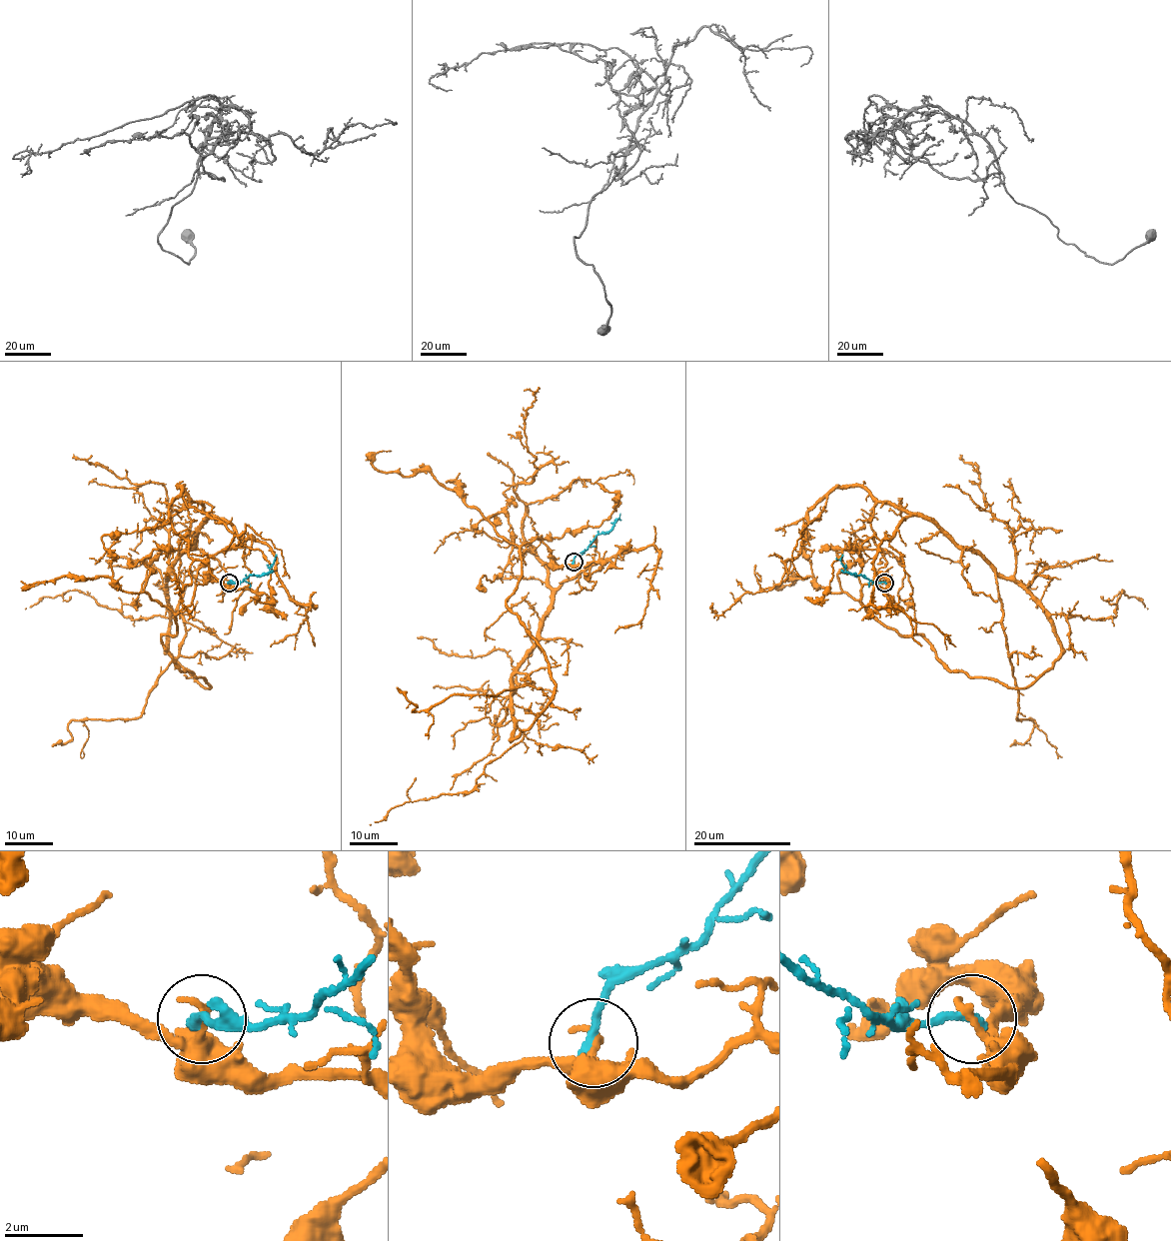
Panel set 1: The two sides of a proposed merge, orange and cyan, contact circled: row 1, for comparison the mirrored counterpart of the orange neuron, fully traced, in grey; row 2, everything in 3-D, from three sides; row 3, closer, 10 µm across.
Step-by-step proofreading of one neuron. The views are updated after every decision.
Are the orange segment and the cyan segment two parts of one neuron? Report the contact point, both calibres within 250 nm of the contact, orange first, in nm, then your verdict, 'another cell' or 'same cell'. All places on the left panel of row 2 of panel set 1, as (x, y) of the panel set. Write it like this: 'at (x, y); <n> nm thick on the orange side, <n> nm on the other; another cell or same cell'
at (229, 583); 320 nm thick on the orange side, 280 nm on the other; another cell

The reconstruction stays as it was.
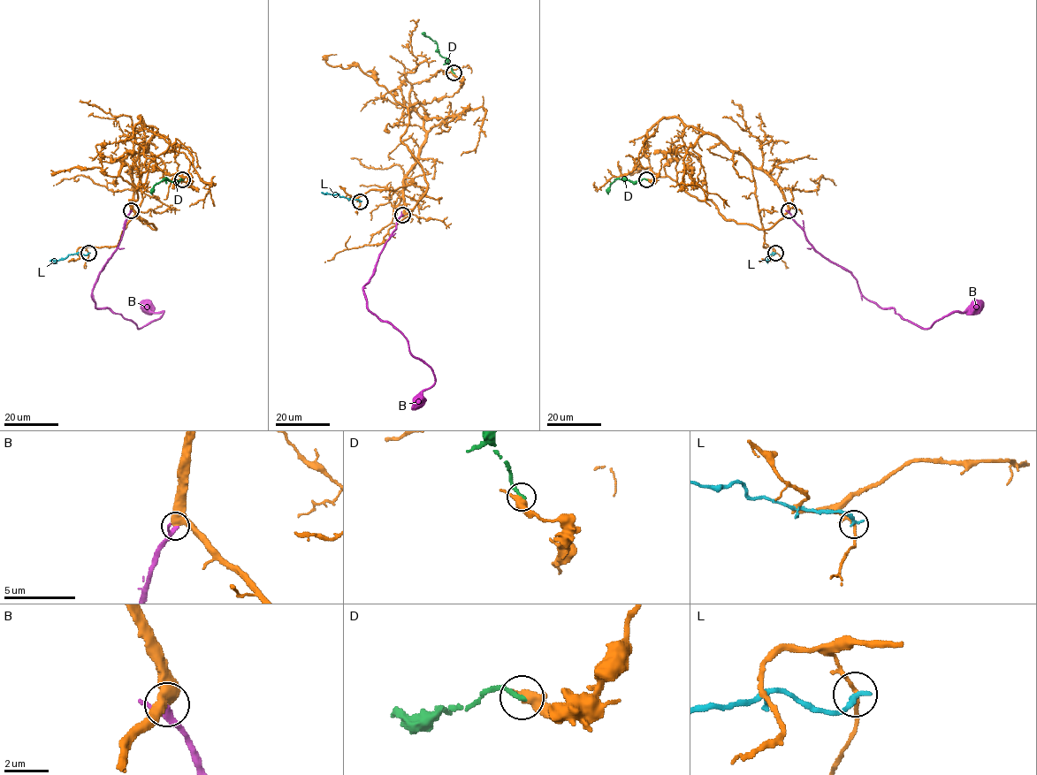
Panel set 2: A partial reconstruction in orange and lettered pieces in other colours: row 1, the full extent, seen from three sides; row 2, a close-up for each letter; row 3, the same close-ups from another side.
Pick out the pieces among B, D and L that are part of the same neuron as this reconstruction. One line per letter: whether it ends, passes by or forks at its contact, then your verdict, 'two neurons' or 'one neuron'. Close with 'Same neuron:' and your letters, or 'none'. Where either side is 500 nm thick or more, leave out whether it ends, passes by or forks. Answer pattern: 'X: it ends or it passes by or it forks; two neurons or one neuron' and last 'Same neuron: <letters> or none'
B: it passes by; one neuron
D: it ends; two neurons
L: it ends; two neurons
Same neuron: B

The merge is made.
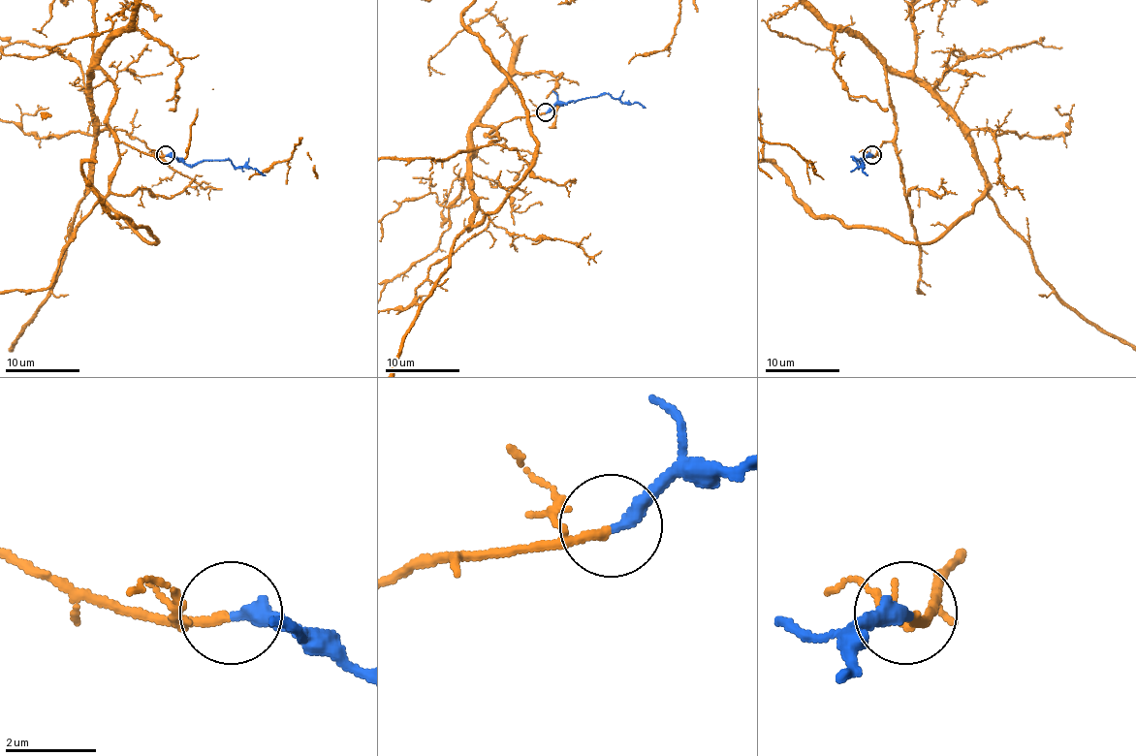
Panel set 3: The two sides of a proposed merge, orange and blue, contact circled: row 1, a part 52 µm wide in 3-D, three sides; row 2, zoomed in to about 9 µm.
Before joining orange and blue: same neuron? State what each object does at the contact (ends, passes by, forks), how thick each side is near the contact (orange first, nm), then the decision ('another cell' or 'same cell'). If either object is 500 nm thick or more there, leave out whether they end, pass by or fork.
orange passes by; blue ends there; 140 nm thick on the orange side, 340 nm on the other; same cell

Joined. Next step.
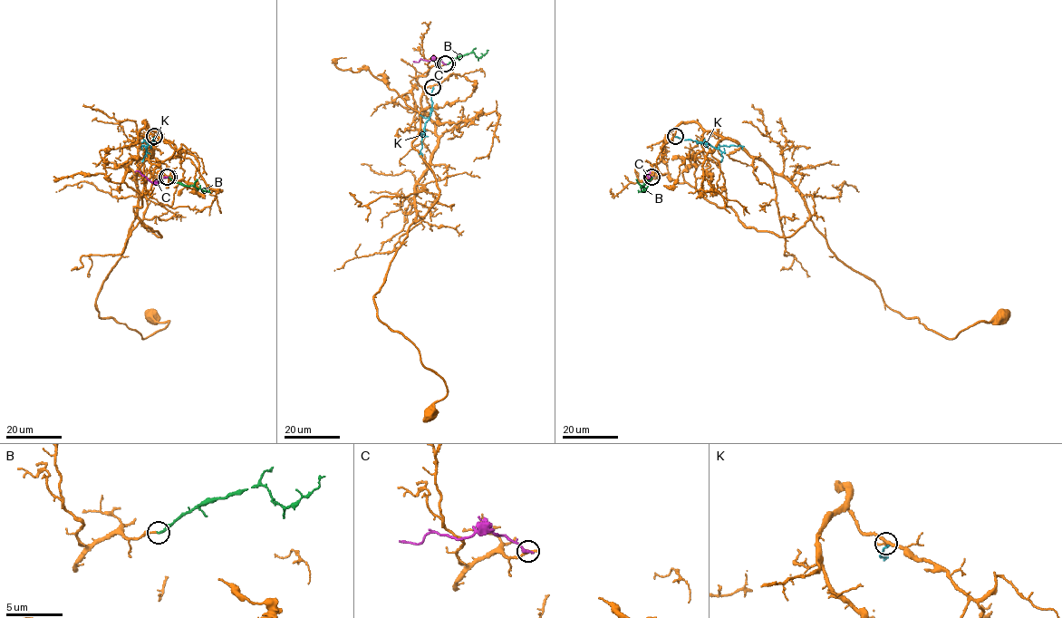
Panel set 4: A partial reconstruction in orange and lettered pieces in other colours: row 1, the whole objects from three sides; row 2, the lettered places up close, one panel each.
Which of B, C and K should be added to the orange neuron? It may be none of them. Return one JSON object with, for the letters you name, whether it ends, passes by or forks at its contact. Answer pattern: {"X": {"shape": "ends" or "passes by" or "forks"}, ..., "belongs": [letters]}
{"B": {"shape": "ends"}, "belongs": ["B"]}

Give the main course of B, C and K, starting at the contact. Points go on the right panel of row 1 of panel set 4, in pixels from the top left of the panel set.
B: (651, 177), (641, 185), (645, 189), (638, 192)
C: (651, 177), (648, 182), (649, 171)
K: (675, 136), (717, 148), (740, 145), (742, 149)

